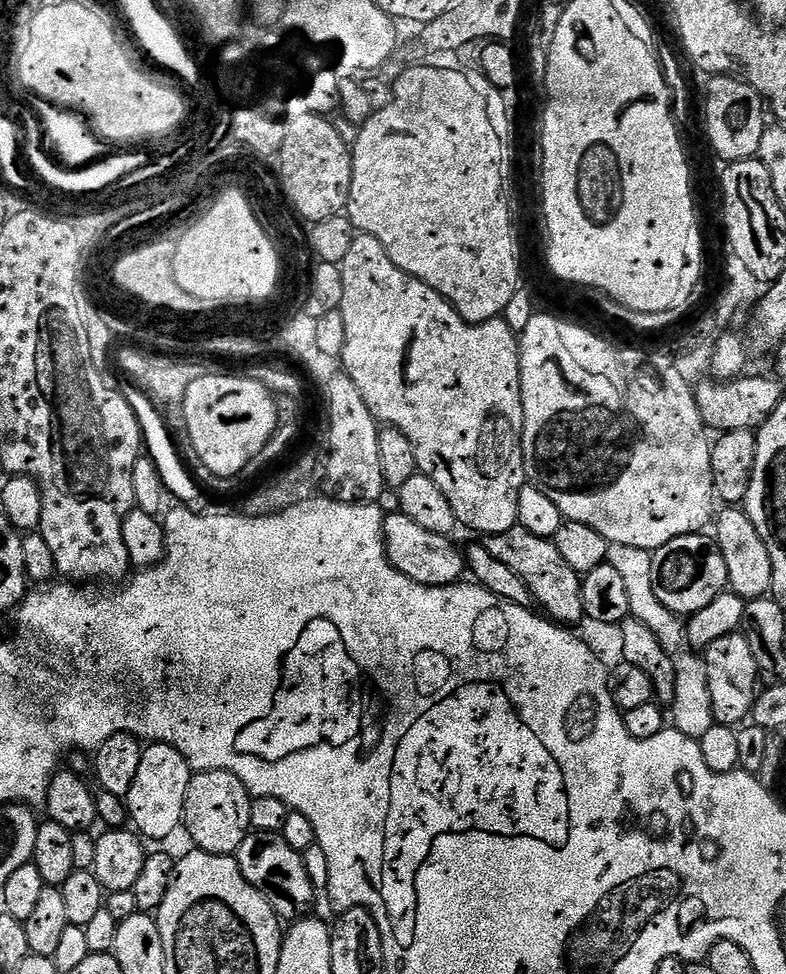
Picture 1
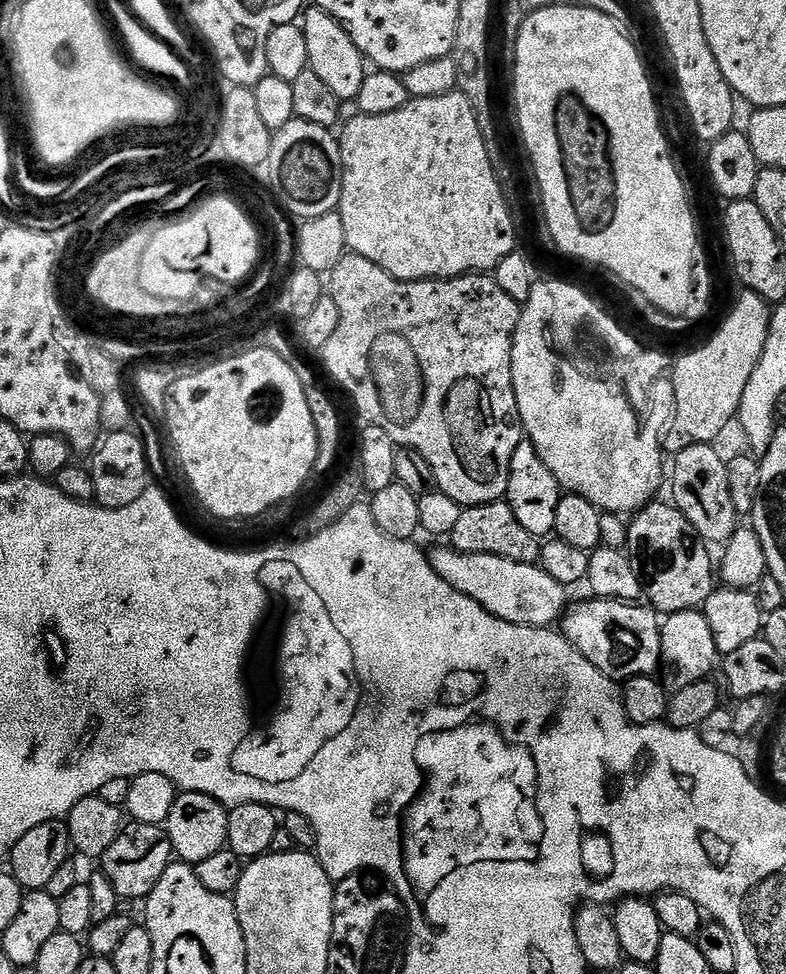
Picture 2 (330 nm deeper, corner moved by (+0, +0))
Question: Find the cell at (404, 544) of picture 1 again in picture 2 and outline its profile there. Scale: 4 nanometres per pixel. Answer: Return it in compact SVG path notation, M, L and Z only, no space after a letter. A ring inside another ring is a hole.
M451 546L431 549L430 559L438 578L448 582L454 590L466 594L466 598L474 598L478 606L502 618L502 622L523 628L552 628L555 620L557 623L569 607L565 585L554 582L554 578L536 564L523 564L490 554L466 554Z

